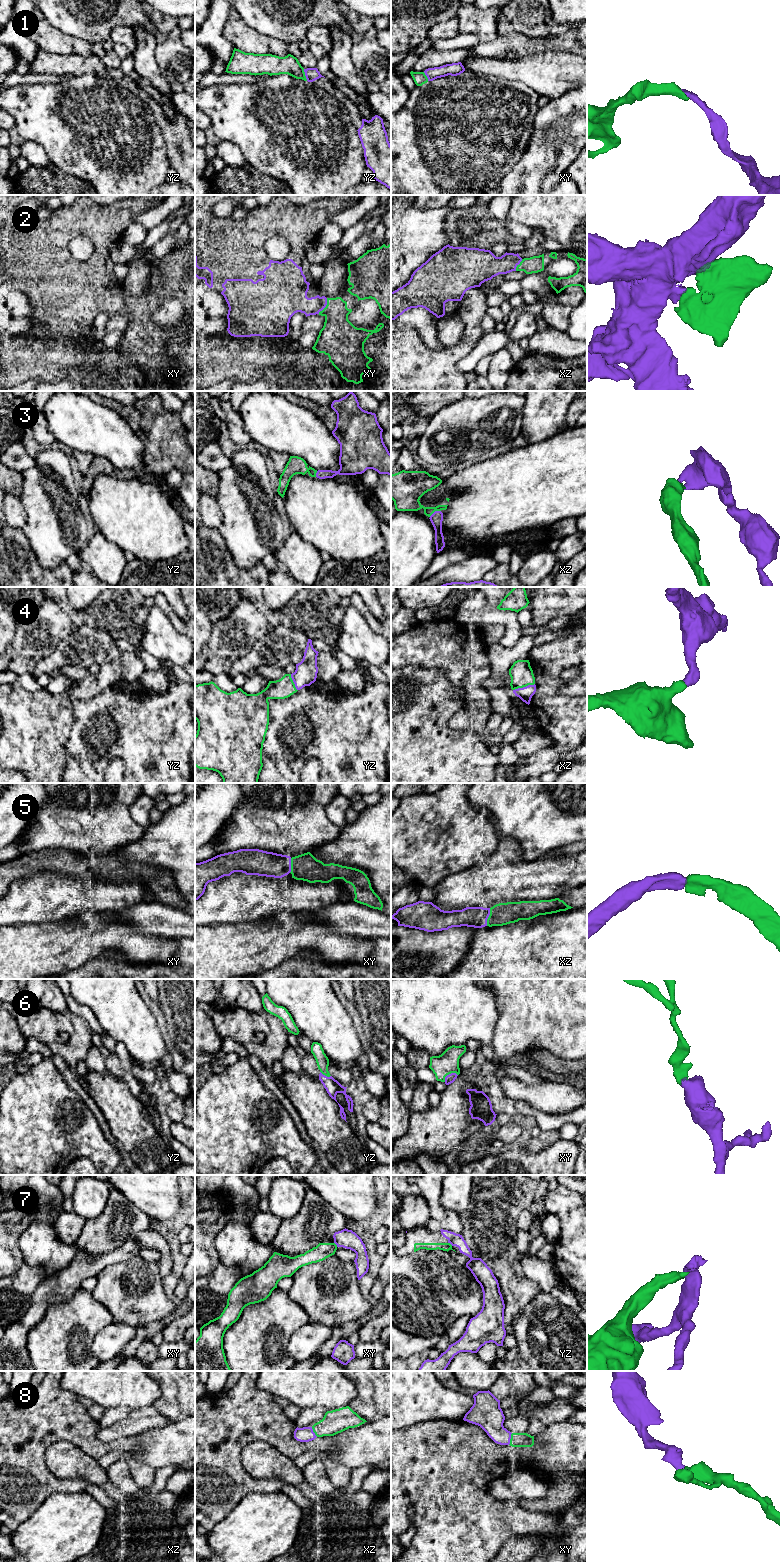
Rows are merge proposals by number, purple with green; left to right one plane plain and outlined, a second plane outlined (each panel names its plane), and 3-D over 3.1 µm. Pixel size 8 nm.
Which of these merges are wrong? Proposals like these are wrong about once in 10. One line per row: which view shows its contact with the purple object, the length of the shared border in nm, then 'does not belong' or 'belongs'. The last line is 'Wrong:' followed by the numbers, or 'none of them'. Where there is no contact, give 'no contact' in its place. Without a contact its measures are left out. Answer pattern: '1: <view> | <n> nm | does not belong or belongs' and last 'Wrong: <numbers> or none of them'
1: yz | 100 nm | belongs
2: xy | 150 nm | belongs
3: xz | 110 nm | belongs
4: xz | 190 nm | belongs
5: xz | 150 nm | belongs
6: xy | 130 nm | belongs
7: xy | 50 nm | belongs
8: xy | 100 nm | belongs
Wrong: none of them

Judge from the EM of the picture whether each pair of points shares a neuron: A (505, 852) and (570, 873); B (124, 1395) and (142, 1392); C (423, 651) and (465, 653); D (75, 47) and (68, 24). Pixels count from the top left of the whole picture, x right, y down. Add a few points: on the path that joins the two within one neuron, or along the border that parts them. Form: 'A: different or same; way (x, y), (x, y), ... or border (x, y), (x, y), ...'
A: same; way (521, 868), (526, 873), (554, 873)
B: same; way (128, 1392), (138, 1392)
C: same; way (433, 651), (455, 651)
D: different; border (50, 24), (64, 33), (84, 39), (91, 44)

